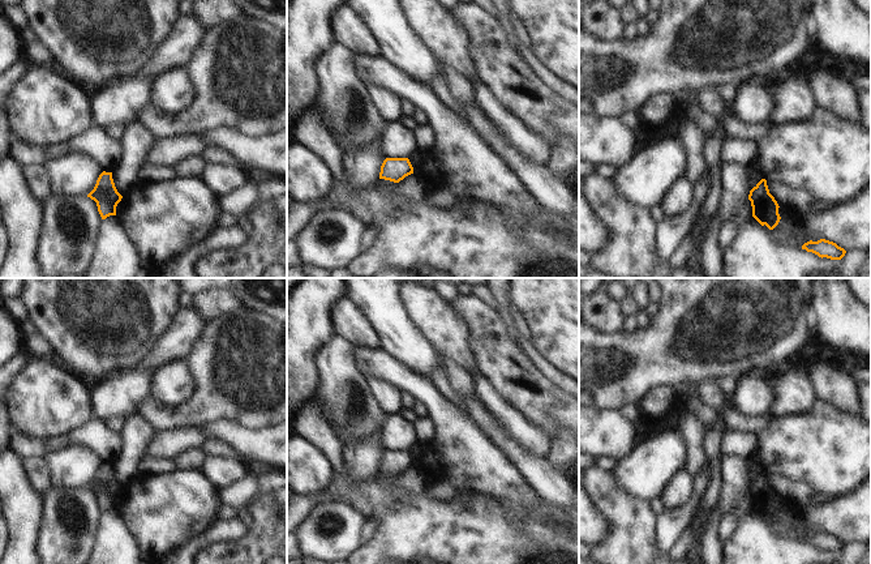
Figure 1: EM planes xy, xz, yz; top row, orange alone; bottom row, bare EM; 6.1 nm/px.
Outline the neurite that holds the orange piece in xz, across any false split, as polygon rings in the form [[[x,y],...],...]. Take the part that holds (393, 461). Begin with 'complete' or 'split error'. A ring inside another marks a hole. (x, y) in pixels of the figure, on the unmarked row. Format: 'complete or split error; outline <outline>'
complete; outline [[[386,450],[381,458],[379,471],[399,475],[411,466],[413,460],[408,450]]]

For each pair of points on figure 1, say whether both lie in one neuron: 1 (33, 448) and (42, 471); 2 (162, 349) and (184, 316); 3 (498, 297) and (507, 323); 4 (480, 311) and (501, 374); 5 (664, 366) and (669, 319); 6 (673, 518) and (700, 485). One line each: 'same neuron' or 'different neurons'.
1: different neurons
2: same neuron
3: same neuron
4: same neuron
5: same neuron
6: same neuron

